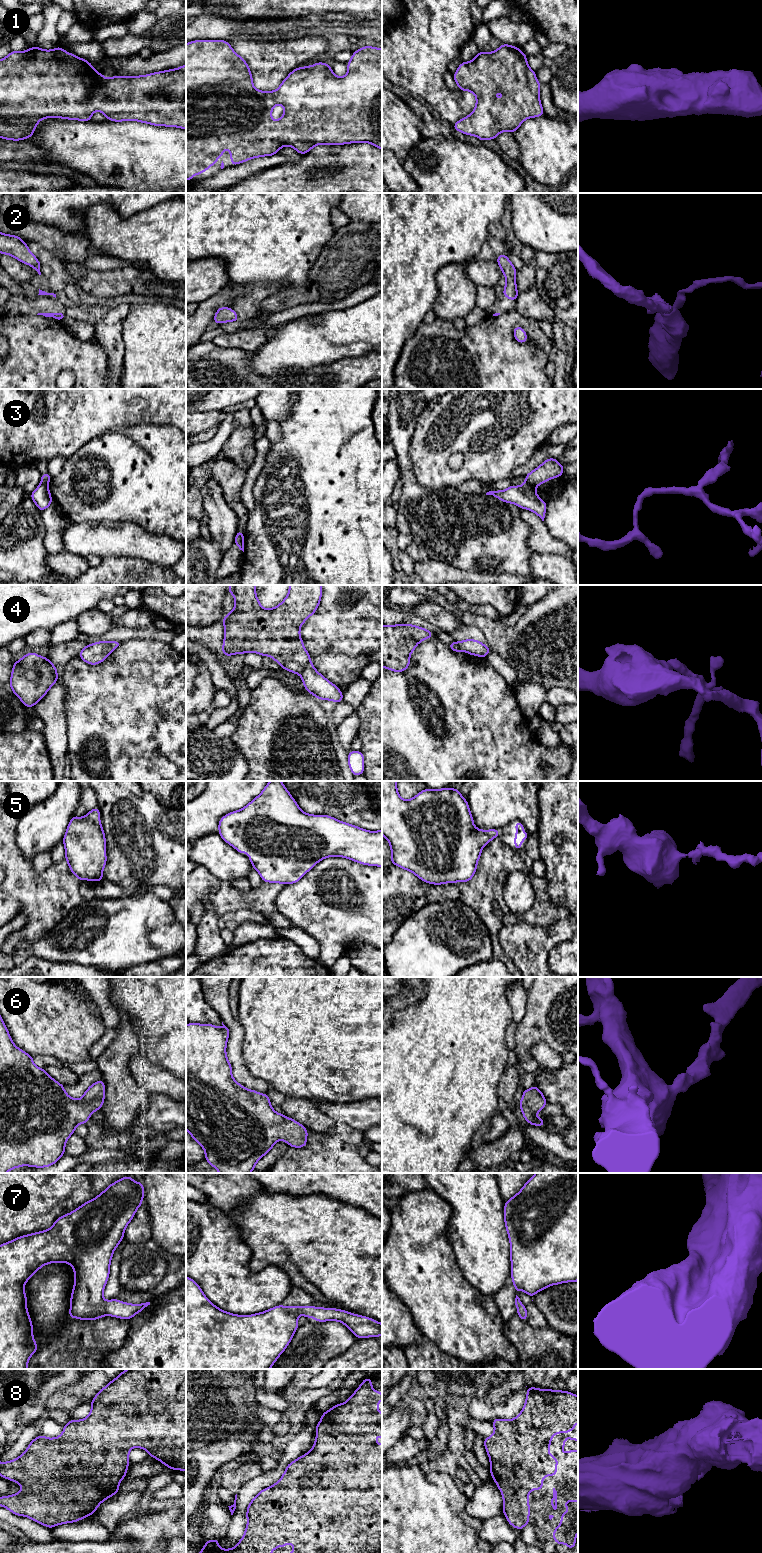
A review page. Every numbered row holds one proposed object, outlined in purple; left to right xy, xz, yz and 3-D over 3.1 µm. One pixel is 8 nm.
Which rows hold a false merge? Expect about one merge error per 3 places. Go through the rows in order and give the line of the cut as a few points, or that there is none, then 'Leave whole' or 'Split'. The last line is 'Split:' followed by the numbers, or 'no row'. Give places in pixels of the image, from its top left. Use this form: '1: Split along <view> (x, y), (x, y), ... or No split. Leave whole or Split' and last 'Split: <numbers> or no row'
1: No split. Leave whole
2: No split. Leave whole
3: Split along yz (526, 481), (534, 488). Split
4: Split along xz (310, 661), (300, 673). Split
5: No split. Leave whole
6: No split. Leave whole
7: No split. Leave whole
8: No split. Leave whole
Split: 3, 4

